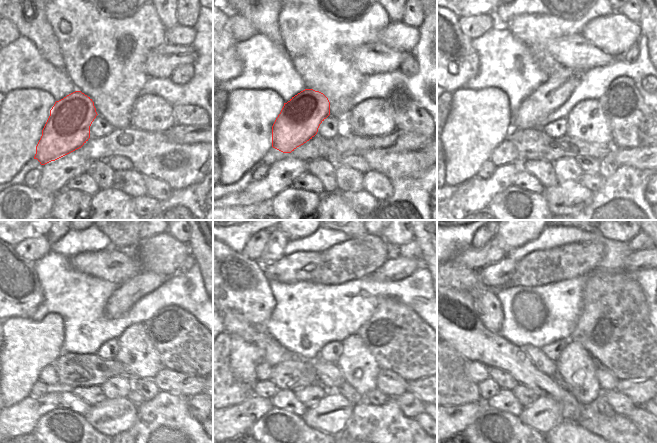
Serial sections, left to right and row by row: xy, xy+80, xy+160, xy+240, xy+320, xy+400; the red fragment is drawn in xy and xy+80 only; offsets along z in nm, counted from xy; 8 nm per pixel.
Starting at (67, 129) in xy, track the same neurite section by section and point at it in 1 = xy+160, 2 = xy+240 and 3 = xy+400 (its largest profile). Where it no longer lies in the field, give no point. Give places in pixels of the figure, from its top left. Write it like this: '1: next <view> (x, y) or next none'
1: next xy+160 (559, 86)
2: next xy+240 (127, 294)
3: next xy+400 (636, 260)

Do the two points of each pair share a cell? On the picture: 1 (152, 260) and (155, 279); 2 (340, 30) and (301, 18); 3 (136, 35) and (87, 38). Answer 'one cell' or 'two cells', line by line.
1: two cells
2: one cell
3: one cell

